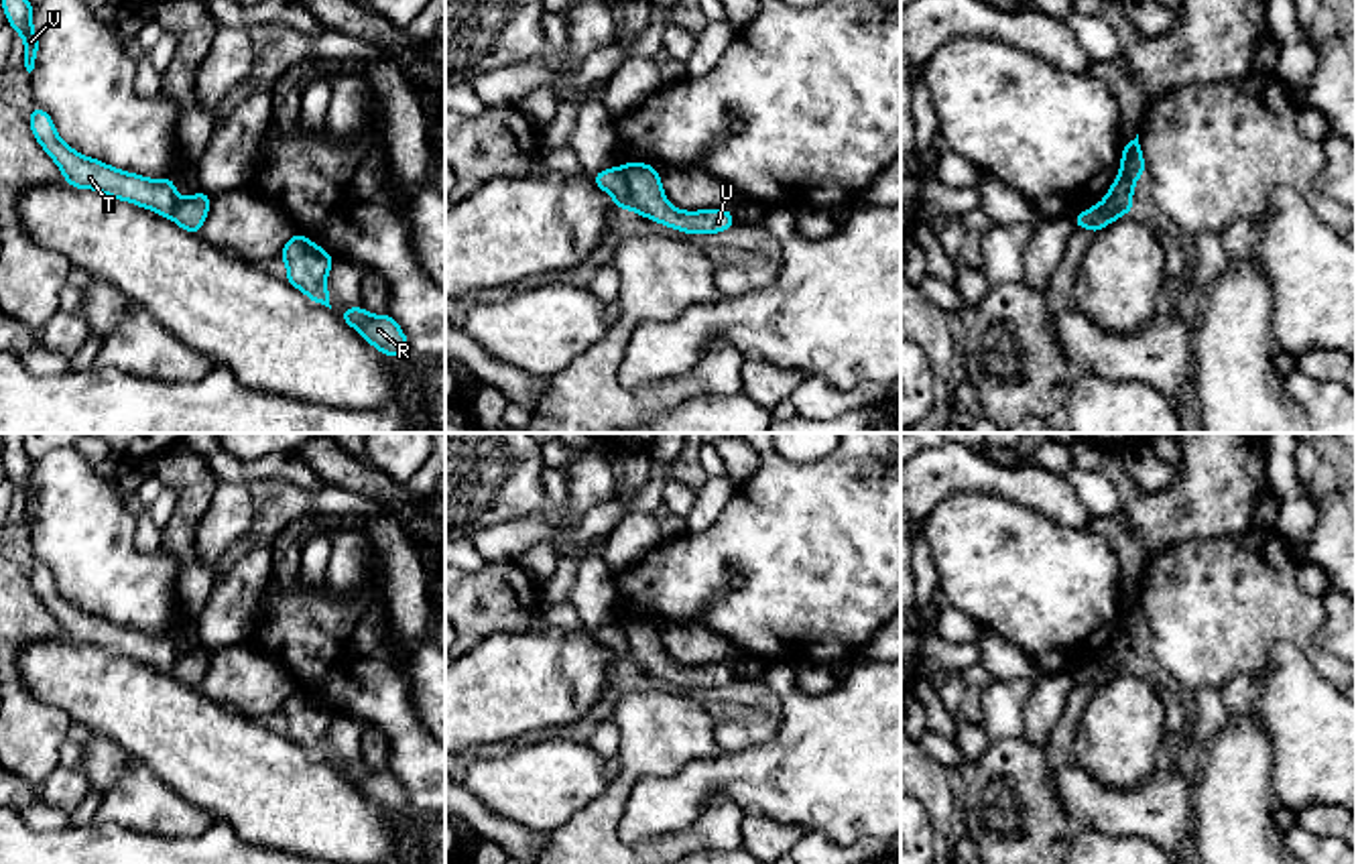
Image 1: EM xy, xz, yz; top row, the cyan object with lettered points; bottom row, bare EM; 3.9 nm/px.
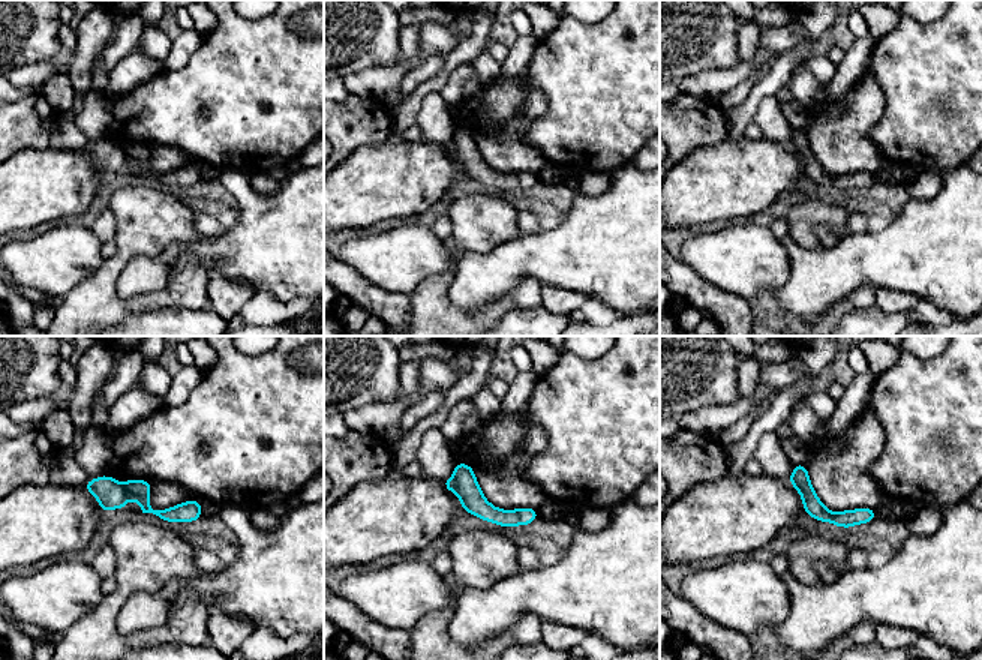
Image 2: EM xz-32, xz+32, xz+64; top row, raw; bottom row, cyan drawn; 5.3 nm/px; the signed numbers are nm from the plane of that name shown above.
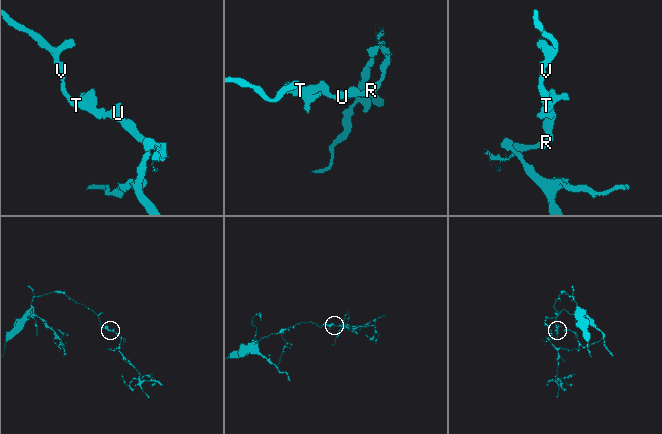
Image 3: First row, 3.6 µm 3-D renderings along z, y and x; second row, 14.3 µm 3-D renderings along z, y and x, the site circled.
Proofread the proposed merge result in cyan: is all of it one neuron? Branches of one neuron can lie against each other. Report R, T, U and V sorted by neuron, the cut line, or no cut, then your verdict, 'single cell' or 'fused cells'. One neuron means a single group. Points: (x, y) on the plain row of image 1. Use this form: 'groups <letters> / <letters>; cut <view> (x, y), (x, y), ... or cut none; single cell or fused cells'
groups R U / T V; cut xz (619, 623), (627, 641), (629, 663); fused cells

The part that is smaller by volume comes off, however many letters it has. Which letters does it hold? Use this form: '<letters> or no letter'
R, U

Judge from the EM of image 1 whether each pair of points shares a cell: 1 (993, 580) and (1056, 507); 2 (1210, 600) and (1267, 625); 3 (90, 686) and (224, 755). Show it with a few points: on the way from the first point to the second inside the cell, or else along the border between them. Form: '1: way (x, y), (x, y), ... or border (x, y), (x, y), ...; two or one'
1: border (1003, 497), (1035, 507), (1062, 525), (1084, 529); two
2: way (1224, 602), (1245, 602), (1253, 610); one
3: way (122, 700), (145, 710), (192, 743); one

